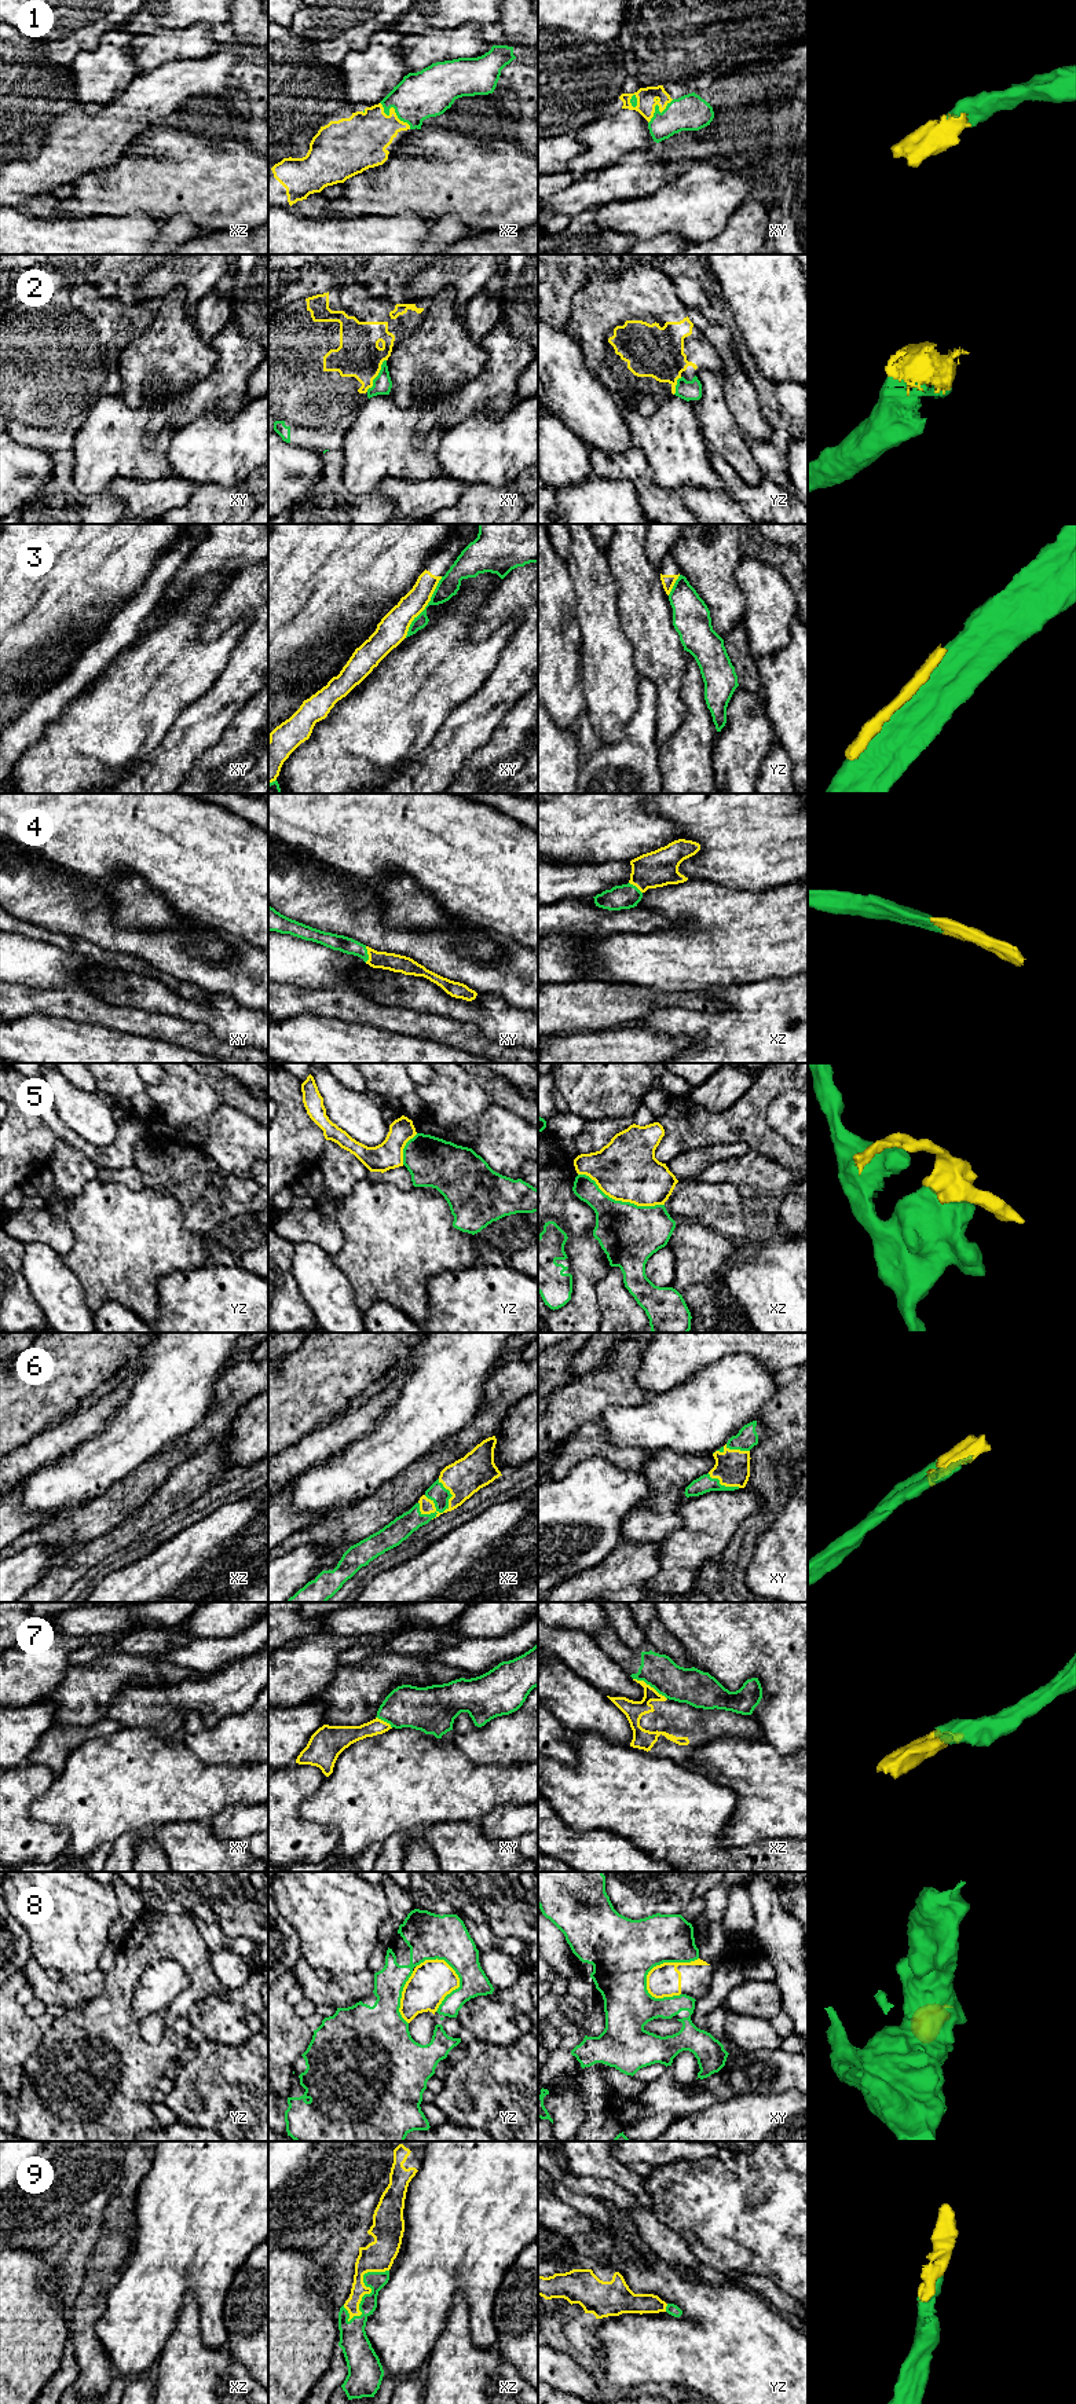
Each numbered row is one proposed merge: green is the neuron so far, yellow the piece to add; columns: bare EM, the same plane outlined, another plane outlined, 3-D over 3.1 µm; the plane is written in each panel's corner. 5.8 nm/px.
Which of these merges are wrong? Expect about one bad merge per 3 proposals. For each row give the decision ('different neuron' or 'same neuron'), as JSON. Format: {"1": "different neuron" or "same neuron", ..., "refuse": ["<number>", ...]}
{"1": "same neuron", "2": "same neuron", "3": "different neuron", "4": "same neuron", "5": "different neuron", "6": "same neuron", "7": "different neuron", "8": "different neuron", "9": "same neuron", "refuse": ["3", "5", "7", "8"]}

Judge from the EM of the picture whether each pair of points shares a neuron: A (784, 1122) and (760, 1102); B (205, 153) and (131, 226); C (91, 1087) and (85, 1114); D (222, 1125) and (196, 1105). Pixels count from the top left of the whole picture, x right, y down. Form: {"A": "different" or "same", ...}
{"A": "different", "B": "different", "C": "different", "D": "different"}

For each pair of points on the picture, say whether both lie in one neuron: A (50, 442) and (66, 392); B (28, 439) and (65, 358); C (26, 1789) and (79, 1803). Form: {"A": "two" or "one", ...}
{"A": "one", "B": "one", "C": "two"}

